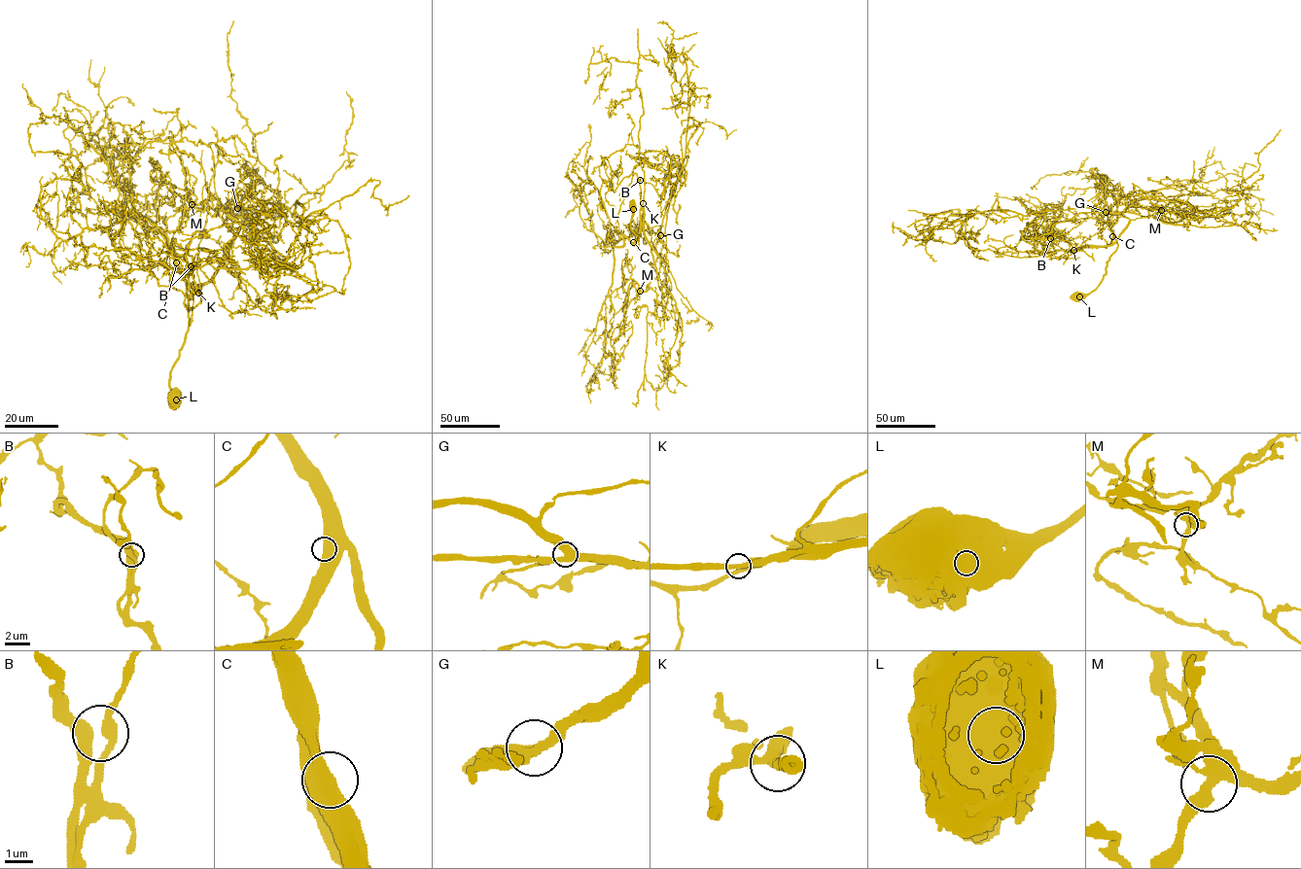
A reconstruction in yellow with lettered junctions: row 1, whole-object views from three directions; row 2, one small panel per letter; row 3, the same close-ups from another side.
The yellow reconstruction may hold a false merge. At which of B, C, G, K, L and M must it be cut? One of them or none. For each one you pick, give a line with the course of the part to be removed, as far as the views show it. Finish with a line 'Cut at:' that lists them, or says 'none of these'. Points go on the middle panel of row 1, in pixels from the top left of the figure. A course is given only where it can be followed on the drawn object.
Cut at: none of these

